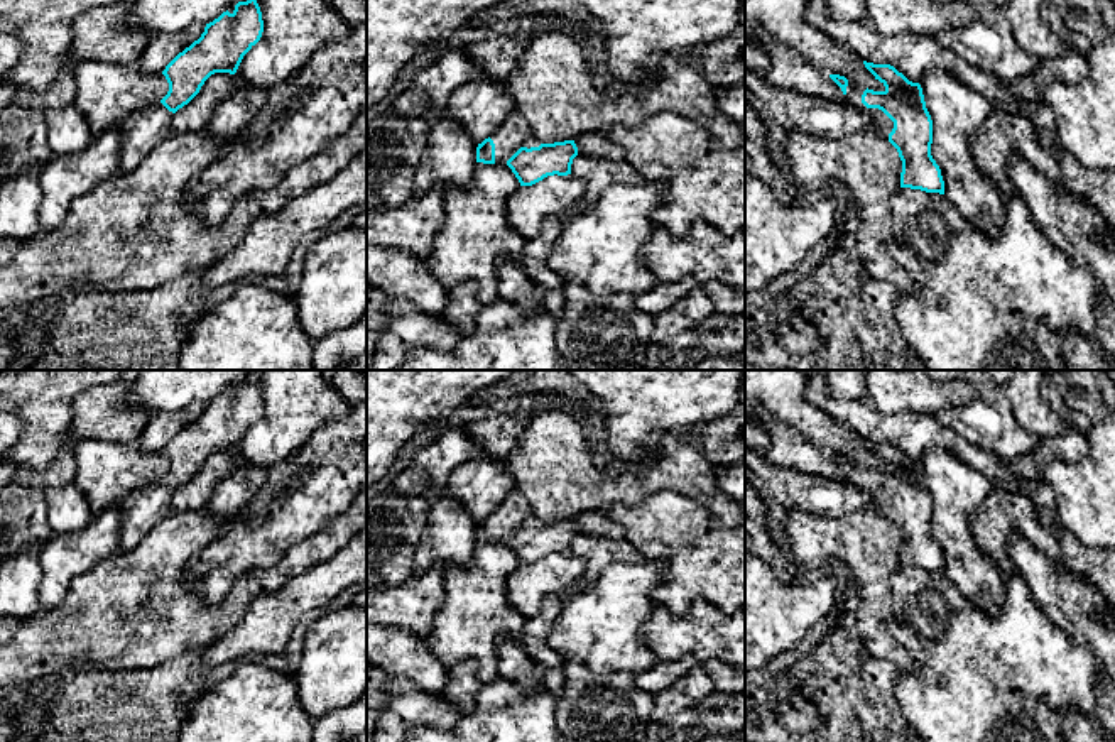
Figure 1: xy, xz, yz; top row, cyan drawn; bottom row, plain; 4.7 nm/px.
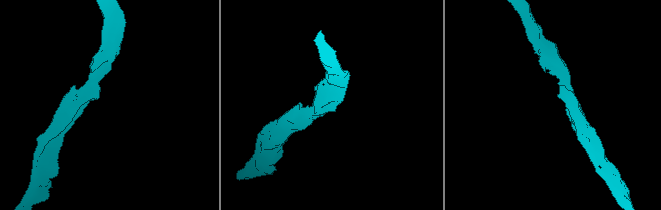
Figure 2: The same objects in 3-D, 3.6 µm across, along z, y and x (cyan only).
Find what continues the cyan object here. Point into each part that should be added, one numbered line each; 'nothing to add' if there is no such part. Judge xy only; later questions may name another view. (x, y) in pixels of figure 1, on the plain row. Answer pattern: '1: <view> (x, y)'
1: xy (141, 509)

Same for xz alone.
1: xz (514, 511)

